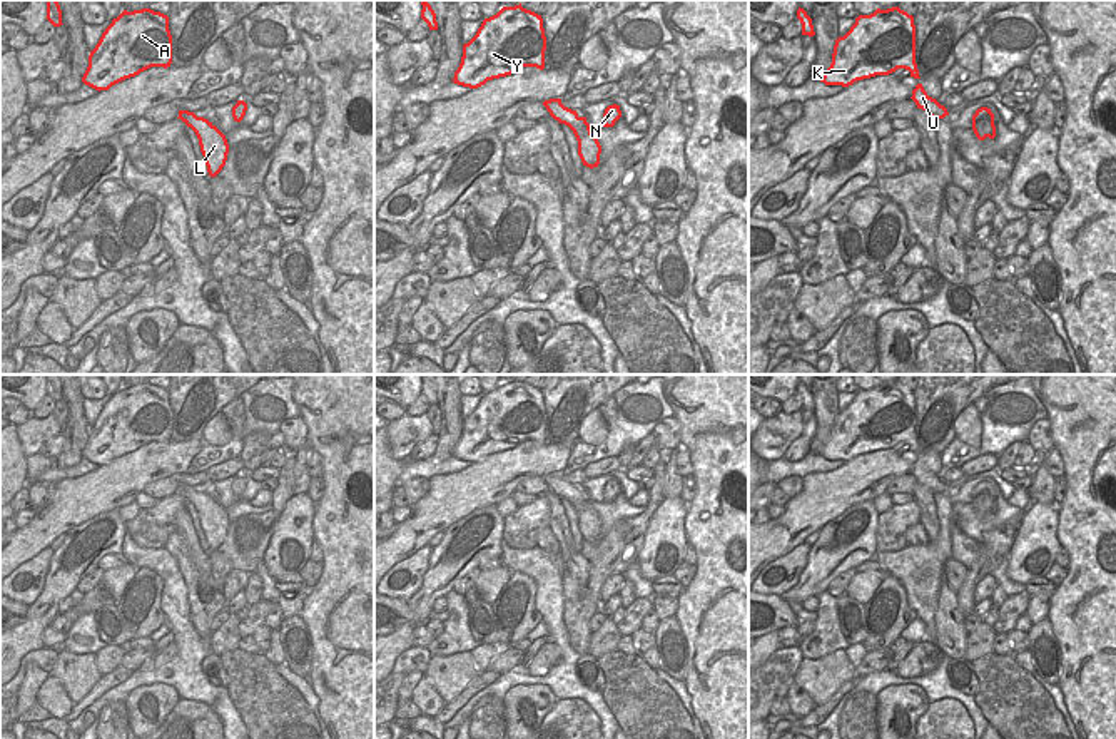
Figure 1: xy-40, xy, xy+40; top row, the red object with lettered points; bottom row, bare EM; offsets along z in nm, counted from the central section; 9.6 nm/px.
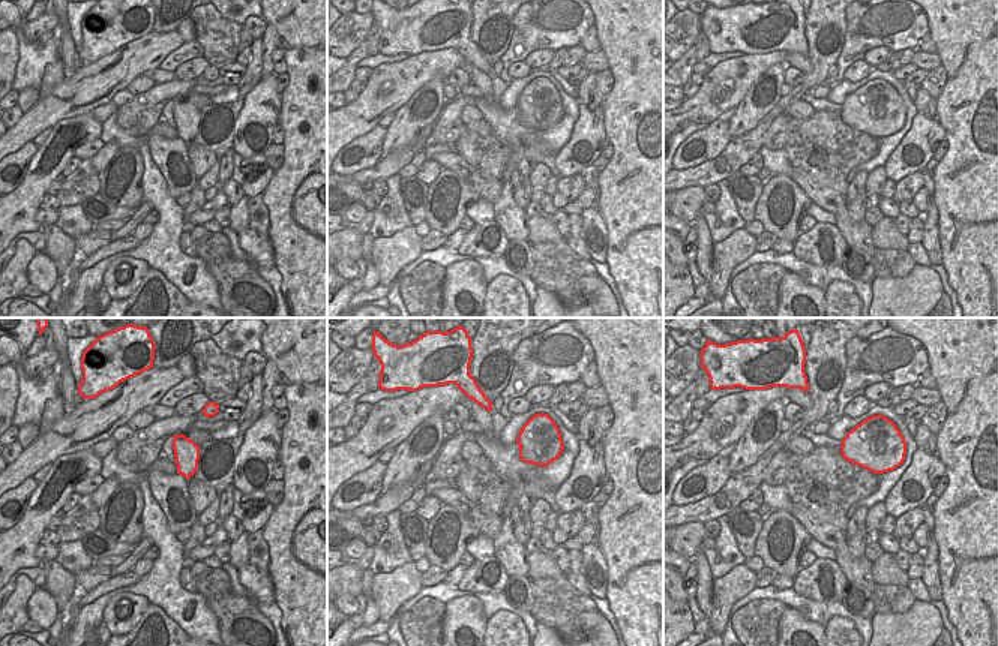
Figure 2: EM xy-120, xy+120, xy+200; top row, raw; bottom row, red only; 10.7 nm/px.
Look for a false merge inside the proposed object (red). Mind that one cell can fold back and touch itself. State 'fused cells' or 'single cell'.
single cell

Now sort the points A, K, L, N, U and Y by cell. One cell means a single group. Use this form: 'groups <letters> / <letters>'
groups A K L N U Y

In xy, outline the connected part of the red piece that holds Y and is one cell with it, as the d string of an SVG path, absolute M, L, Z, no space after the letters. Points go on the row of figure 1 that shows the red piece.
M520 5L503 7L484 18L476 35L463 45L453 82L478 89L488 80L523 67L545 69L546 37L541 15Z

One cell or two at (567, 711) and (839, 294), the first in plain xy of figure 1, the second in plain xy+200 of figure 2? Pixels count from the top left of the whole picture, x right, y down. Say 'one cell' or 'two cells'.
one cell

